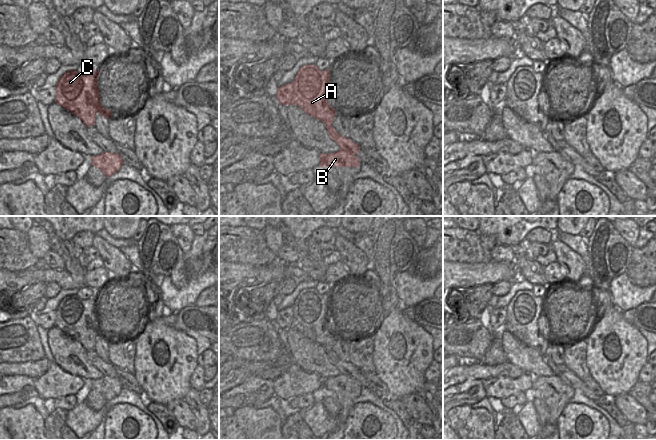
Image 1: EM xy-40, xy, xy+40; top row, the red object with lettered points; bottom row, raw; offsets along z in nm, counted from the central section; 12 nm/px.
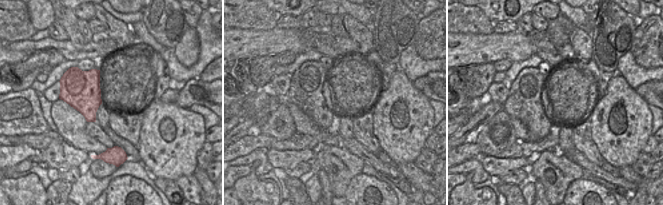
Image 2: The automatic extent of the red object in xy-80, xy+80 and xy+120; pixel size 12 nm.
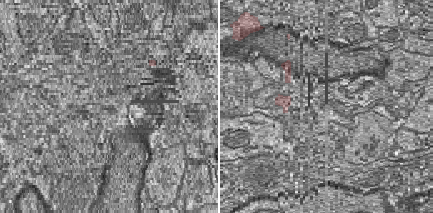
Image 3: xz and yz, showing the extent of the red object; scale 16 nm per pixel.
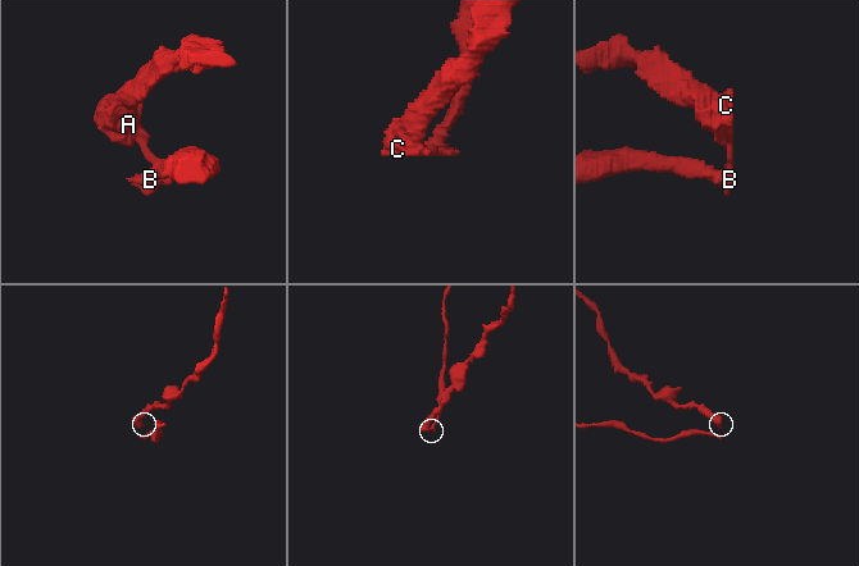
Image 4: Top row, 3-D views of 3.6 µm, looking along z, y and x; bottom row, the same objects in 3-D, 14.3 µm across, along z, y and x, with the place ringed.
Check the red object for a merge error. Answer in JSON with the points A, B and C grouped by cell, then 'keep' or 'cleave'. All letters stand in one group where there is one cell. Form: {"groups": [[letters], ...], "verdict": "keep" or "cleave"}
{"groups": [["A", "C"], ["B"]], "verdict": "cleave"}

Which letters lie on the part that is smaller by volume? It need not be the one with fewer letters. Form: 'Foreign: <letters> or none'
Foreign: B

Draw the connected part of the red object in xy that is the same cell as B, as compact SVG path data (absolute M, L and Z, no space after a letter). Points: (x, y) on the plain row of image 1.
M333 350L328 352L327 357L338 368L340 374L335 377L320 377L319 391L358 391L360 382L356 382L355 378L360 377L360 369L341 360Z

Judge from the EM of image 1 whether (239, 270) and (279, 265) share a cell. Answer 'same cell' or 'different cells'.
same cell

